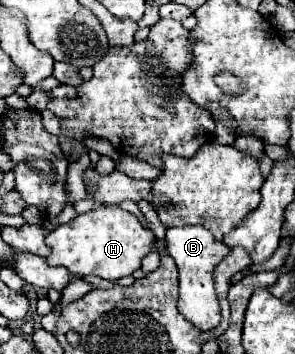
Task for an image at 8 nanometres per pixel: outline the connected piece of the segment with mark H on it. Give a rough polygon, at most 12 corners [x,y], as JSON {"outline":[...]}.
{"outline":[[98,206],[46,236],[48,264],[118,280],[154,234],[120,206]]}

